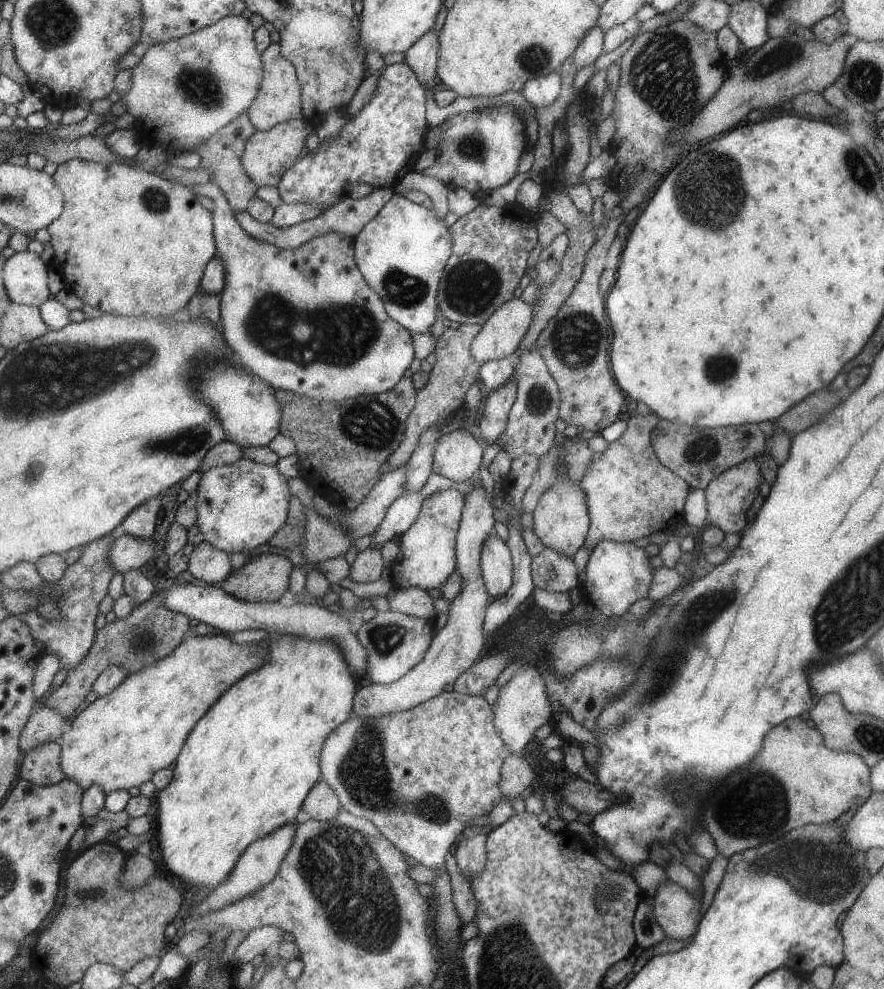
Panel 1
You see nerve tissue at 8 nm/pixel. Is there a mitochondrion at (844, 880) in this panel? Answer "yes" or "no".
yes

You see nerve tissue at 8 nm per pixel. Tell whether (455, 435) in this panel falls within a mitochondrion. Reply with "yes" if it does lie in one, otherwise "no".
no

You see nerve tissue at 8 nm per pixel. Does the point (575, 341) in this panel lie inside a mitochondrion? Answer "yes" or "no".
yes

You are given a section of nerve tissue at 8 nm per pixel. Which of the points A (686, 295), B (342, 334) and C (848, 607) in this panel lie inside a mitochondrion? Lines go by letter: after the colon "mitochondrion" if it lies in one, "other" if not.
A: other
B: mitochondrion
C: mitochondrion

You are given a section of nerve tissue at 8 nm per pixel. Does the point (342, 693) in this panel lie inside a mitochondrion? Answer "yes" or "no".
no

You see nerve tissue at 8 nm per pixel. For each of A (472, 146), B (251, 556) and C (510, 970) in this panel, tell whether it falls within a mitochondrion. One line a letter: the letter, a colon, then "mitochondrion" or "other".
A: mitochondrion
B: other
C: mitochondrion

